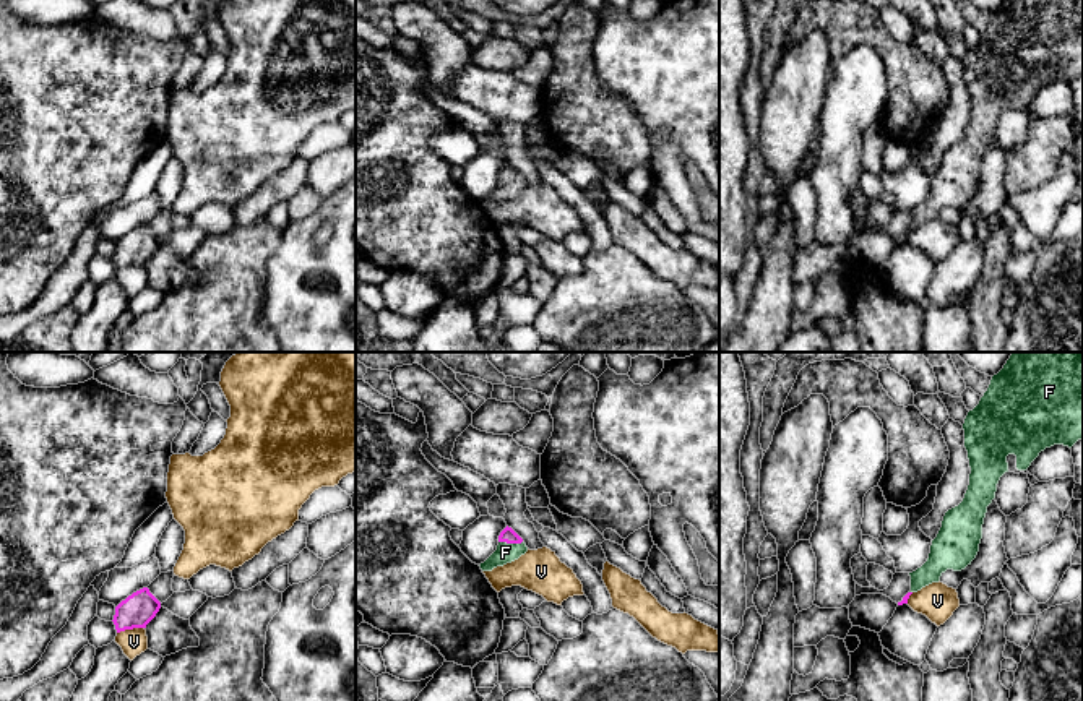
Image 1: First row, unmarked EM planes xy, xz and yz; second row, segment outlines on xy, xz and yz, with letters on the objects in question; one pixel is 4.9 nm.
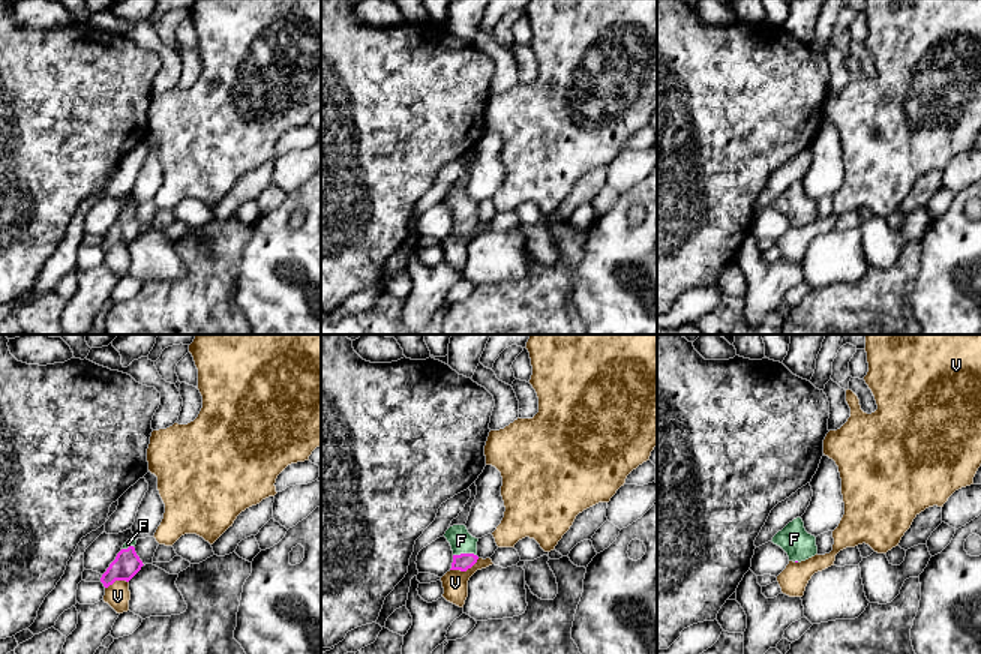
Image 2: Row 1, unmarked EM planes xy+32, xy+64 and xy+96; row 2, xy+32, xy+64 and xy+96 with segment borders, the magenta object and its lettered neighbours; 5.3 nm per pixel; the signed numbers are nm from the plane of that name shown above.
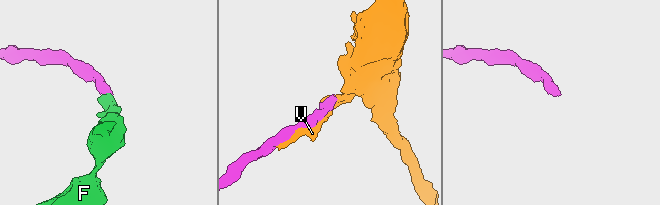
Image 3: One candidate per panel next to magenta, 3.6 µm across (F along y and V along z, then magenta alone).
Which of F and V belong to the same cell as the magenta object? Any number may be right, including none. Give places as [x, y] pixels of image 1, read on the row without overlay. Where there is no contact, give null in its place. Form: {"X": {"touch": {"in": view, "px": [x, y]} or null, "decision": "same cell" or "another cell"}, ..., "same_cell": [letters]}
{"F": {"touch": {"in": "xz", "px": [510, 179]}, "decision": "same cell"}, "V": {"touch": {"in": "xy", "px": [130, 265]}, "decision": "another cell"}, "same_cell": ["F"]}

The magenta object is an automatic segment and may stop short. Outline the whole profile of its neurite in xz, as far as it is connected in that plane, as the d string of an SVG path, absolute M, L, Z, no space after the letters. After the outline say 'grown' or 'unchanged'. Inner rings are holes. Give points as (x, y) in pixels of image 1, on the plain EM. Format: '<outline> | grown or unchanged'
M507 162L498 172L497 187L479 203L482 208L492 208L497 203L503 203L518 196L526 188L528 183L523 175Z | grown

